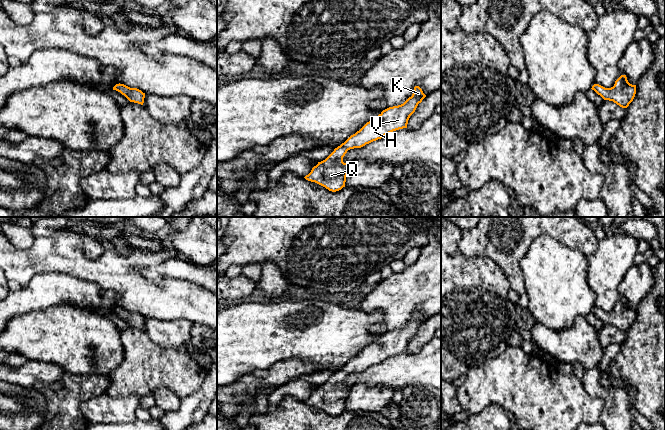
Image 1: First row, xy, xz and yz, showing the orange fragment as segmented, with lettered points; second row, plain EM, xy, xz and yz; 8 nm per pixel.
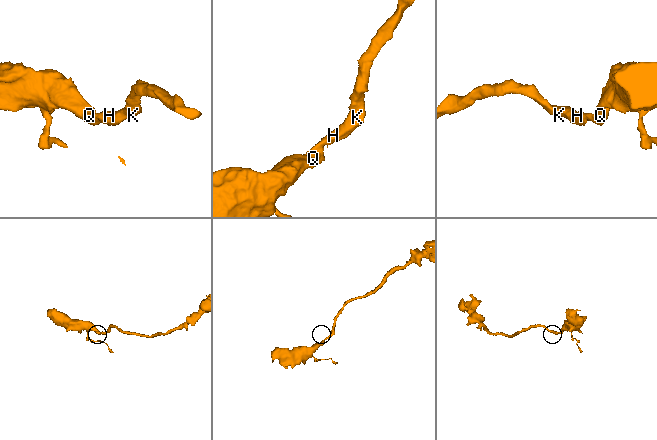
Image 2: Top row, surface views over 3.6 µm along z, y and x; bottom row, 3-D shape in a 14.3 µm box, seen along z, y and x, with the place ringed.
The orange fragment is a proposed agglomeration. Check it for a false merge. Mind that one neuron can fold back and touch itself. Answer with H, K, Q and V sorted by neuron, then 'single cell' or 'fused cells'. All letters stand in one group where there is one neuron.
groups H K Q V; single cell

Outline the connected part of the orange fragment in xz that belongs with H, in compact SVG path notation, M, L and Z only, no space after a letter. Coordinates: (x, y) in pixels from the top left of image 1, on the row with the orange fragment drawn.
M415 86L412 96L403 104L383 110L375 119L367 122L359 131L335 148L325 160L318 162L304 178L332 192L341 190L345 187L349 169L349 165L343 162L347 151L361 148L393 131L407 128L410 116L425 97L422 89Z

